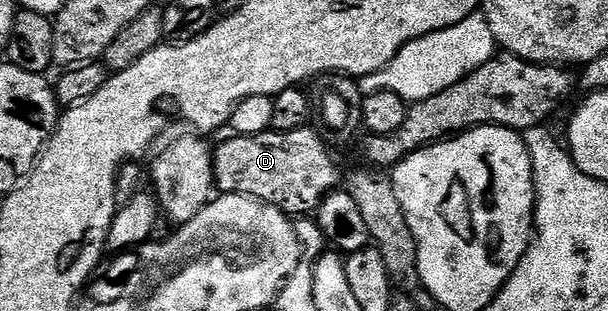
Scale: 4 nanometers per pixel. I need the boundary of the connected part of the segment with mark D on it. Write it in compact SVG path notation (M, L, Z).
M307 126L300 130L292 130L291 132L275 132L267 130L256 134L255 136L231 135L231 140L226 140L222 145L213 149L214 154L214 182L217 191L222 194L240 194L241 196L251 196L257 200L262 200L265 204L276 206L281 212L286 213L291 218L306 218L311 214L317 213L318 207L322 205L322 200L327 194L335 191L339 187L338 184L338 164L334 161L334 156L330 153L330 148L313 132L313 127Z

